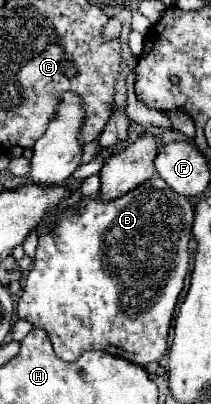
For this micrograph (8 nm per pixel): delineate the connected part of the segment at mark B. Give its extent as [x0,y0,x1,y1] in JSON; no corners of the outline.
[16,177,194,365]

